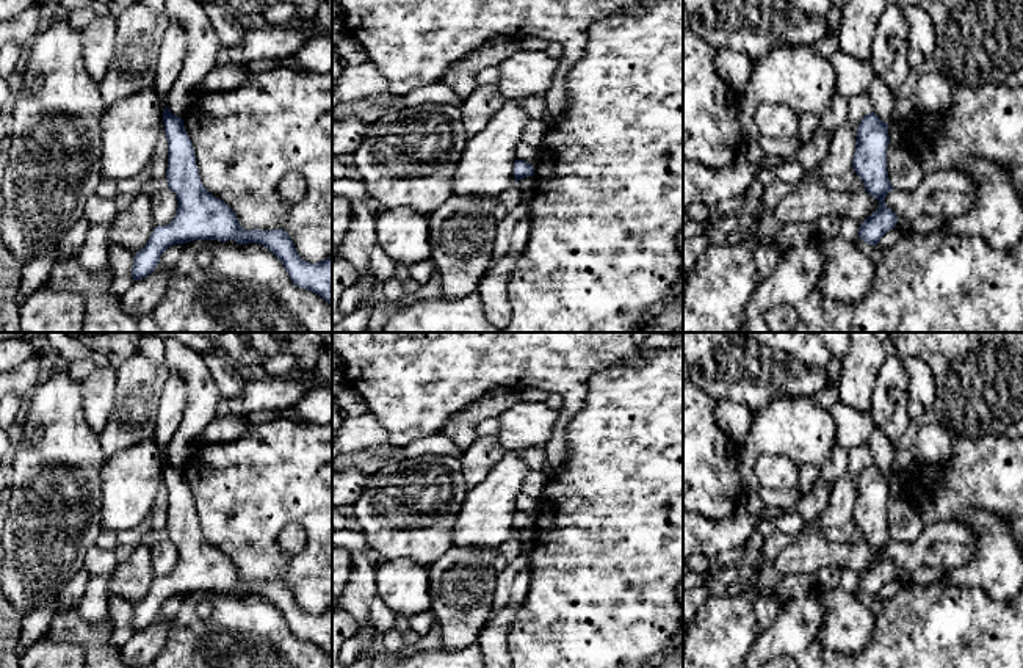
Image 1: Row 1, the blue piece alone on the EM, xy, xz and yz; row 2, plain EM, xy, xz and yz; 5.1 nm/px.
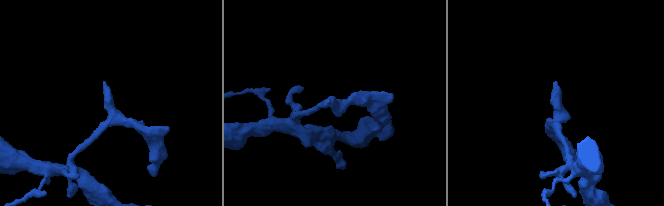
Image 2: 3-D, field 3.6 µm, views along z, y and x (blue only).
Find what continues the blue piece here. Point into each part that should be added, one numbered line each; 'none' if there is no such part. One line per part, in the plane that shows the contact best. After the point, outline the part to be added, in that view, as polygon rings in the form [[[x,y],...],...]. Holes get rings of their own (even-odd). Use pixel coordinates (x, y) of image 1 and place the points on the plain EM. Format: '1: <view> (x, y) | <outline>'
none

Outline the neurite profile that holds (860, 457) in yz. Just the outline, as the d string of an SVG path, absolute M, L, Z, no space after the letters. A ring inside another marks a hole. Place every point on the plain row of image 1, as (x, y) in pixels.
M869 444L855 447L848 452L848 469L844 477L857 483L860 472L873 463L874 459Z

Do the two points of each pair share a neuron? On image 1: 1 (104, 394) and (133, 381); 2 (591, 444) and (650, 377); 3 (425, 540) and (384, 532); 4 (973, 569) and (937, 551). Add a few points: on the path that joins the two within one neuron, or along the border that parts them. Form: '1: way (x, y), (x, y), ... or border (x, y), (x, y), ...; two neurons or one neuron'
1: border (116, 367), (115, 402), (112, 414), (104, 425); two neurons
2: way (608, 430), (644, 394); one neuron
3: way (415, 533), (394, 532); one neuron
4: border (968, 527), (973, 535), (973, 555), (947, 571); two neurons

